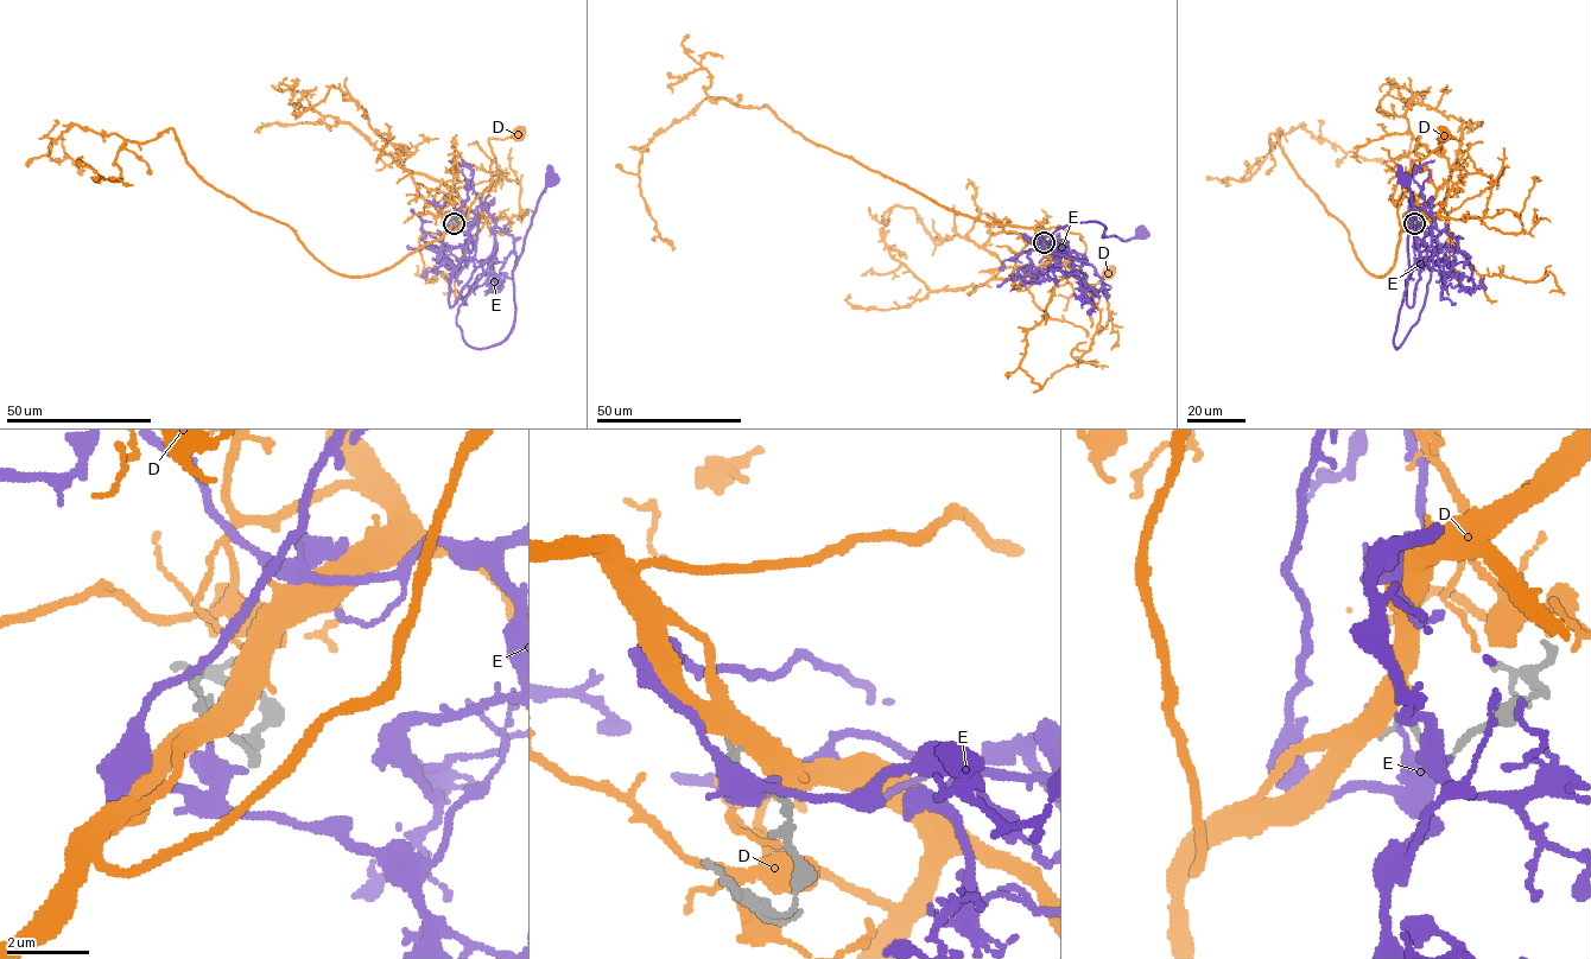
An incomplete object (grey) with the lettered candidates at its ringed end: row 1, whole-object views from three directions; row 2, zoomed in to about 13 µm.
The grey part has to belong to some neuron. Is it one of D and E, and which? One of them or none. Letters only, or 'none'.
none

